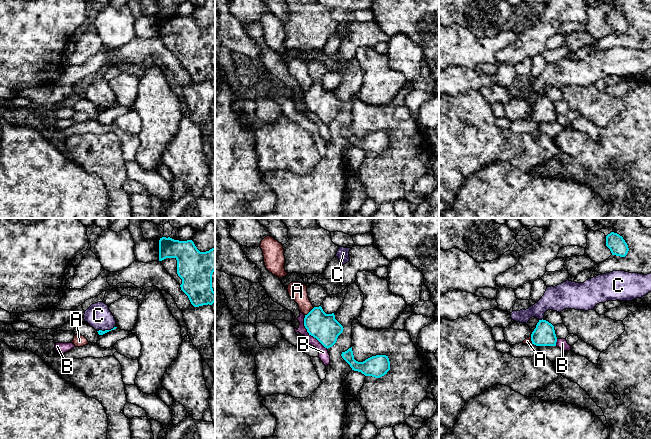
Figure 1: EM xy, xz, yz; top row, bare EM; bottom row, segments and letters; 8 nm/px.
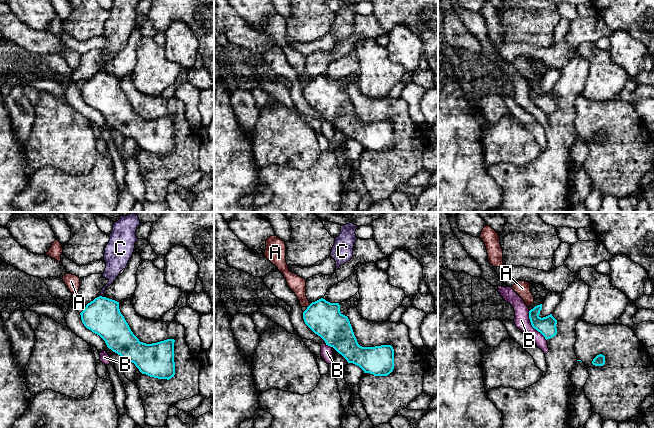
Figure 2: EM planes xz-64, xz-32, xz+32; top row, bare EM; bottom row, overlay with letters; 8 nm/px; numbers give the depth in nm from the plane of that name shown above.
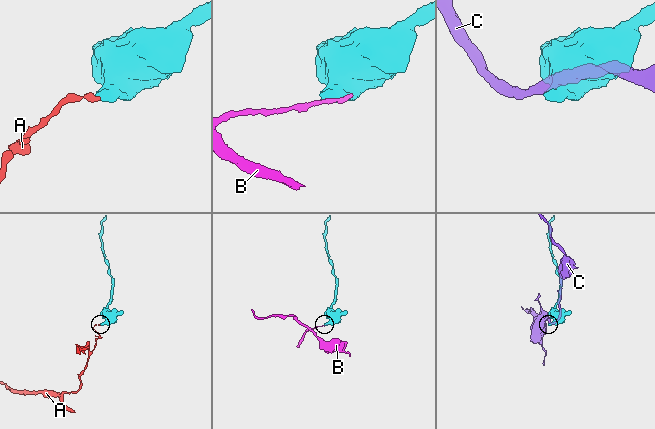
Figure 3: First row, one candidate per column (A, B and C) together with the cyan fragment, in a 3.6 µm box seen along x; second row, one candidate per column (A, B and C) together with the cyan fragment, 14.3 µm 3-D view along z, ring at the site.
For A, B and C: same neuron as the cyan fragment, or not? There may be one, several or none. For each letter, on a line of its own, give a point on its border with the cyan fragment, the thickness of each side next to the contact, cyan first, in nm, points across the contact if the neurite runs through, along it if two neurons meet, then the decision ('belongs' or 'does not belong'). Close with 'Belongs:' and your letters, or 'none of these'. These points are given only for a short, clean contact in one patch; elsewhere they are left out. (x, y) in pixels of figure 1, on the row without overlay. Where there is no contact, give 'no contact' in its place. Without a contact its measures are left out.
A: contact xz (310, 87); calibres 220 and 150 nm; border xz (314, 83), (305, 91); does not belong
B: contact xz (309, 109); calibres 220 and 80 nm; border xz (304, 91), (304, 103), (306, 106), (327, 124); does not belong
C: contact xy (106, 106); calibres 50 and 200 nm; border xy (115, 102), (110, 105), (97, 107); does not belong
Belongs: none of these

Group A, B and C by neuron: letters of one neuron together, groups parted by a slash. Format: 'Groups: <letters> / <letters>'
Groups: A / B / C

